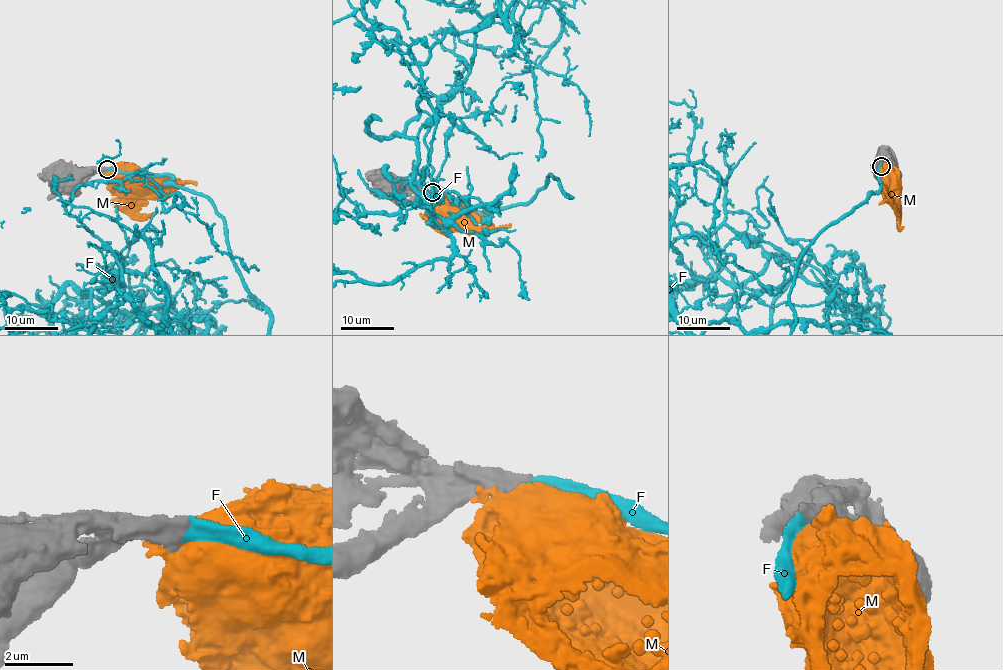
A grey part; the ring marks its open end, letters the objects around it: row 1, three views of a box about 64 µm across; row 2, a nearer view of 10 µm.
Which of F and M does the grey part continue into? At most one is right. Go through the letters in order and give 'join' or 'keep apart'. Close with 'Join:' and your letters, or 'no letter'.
F: join
M: keep apart
Join: F

